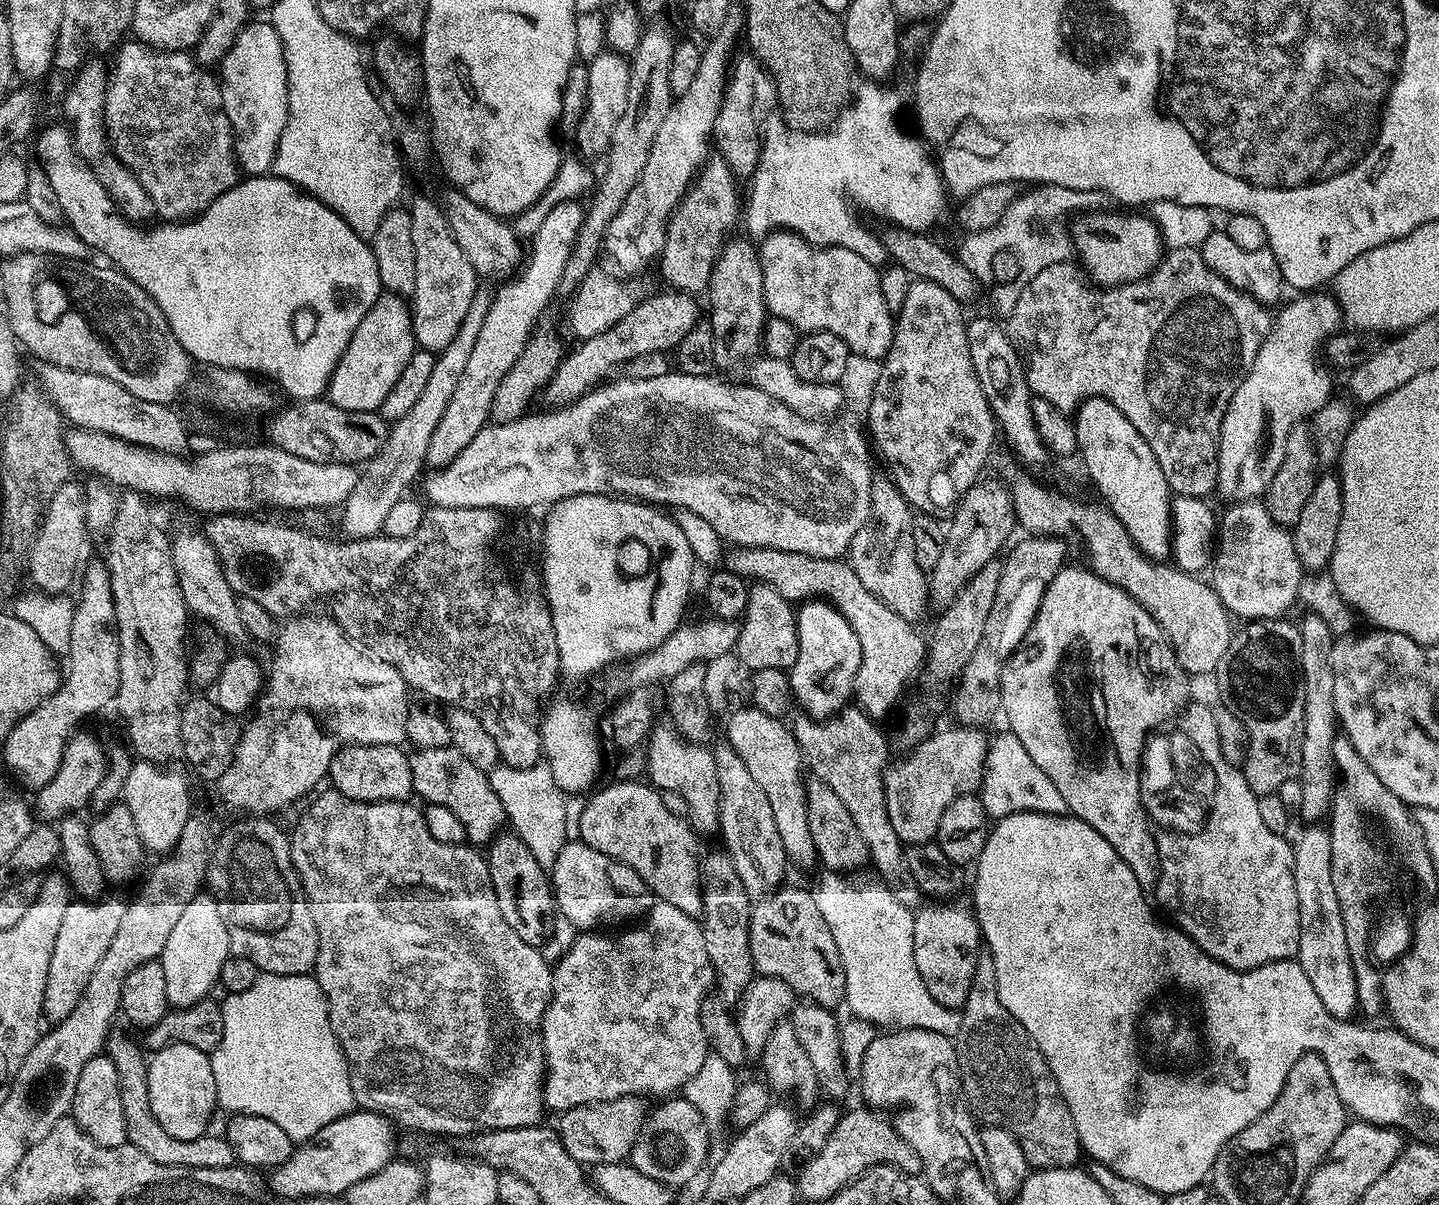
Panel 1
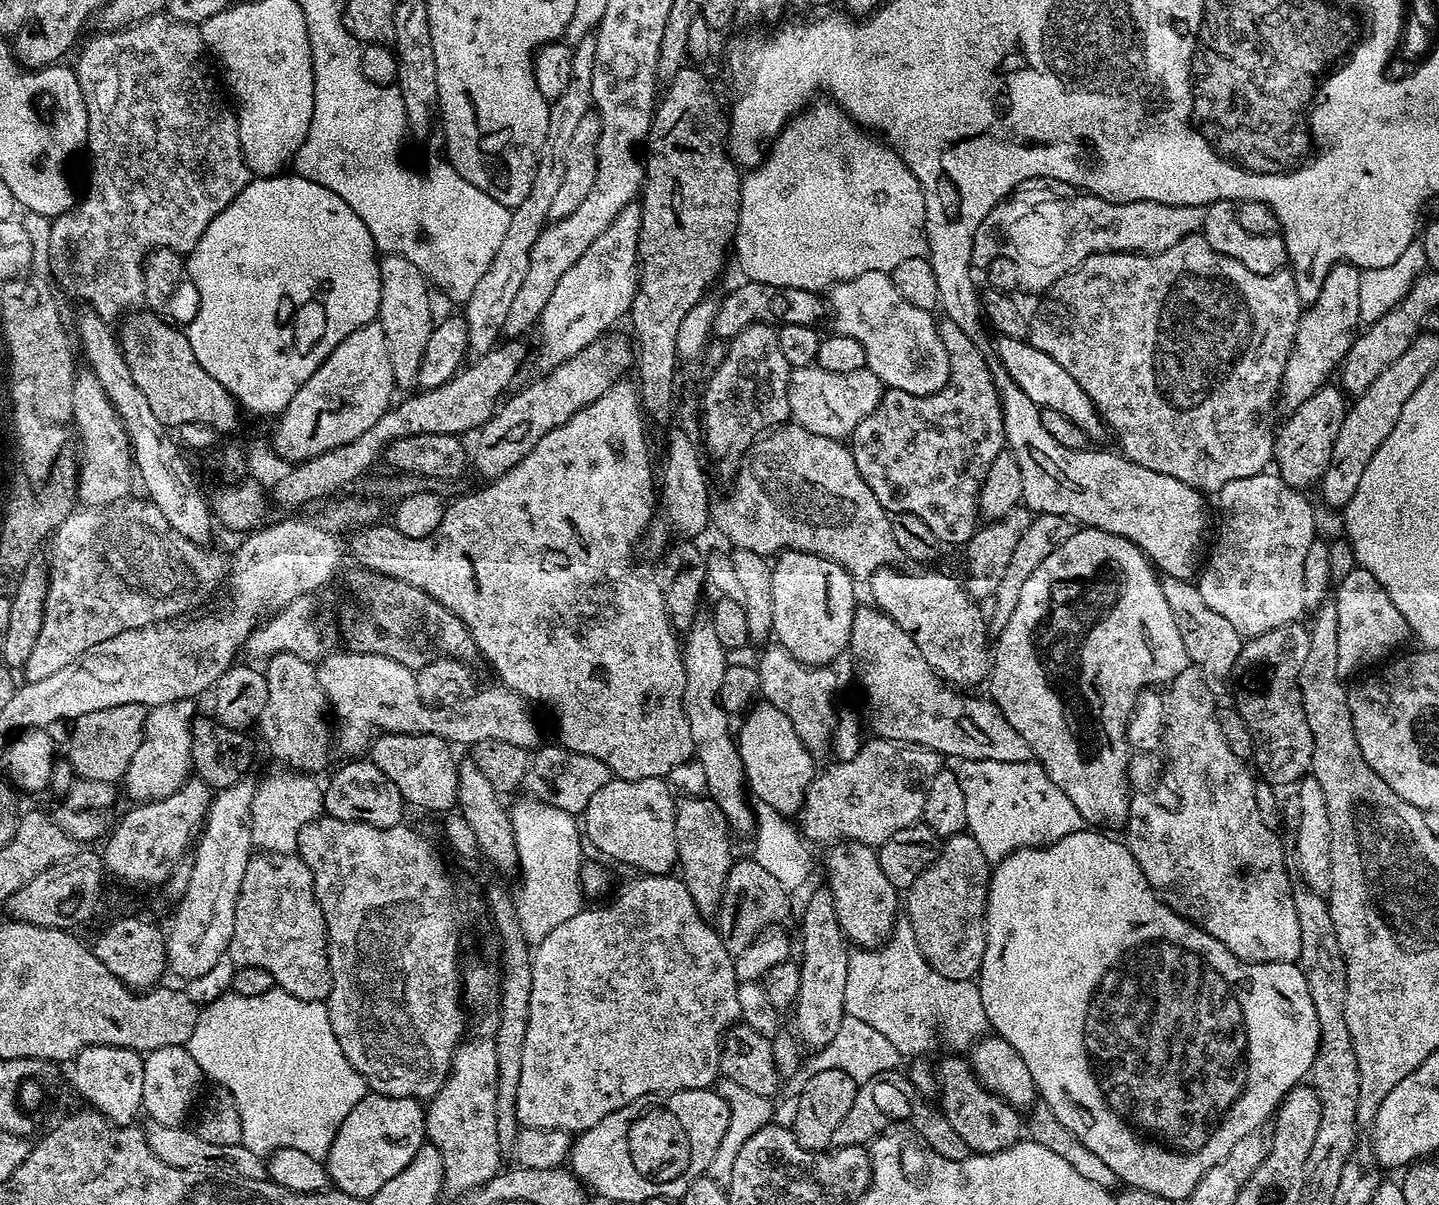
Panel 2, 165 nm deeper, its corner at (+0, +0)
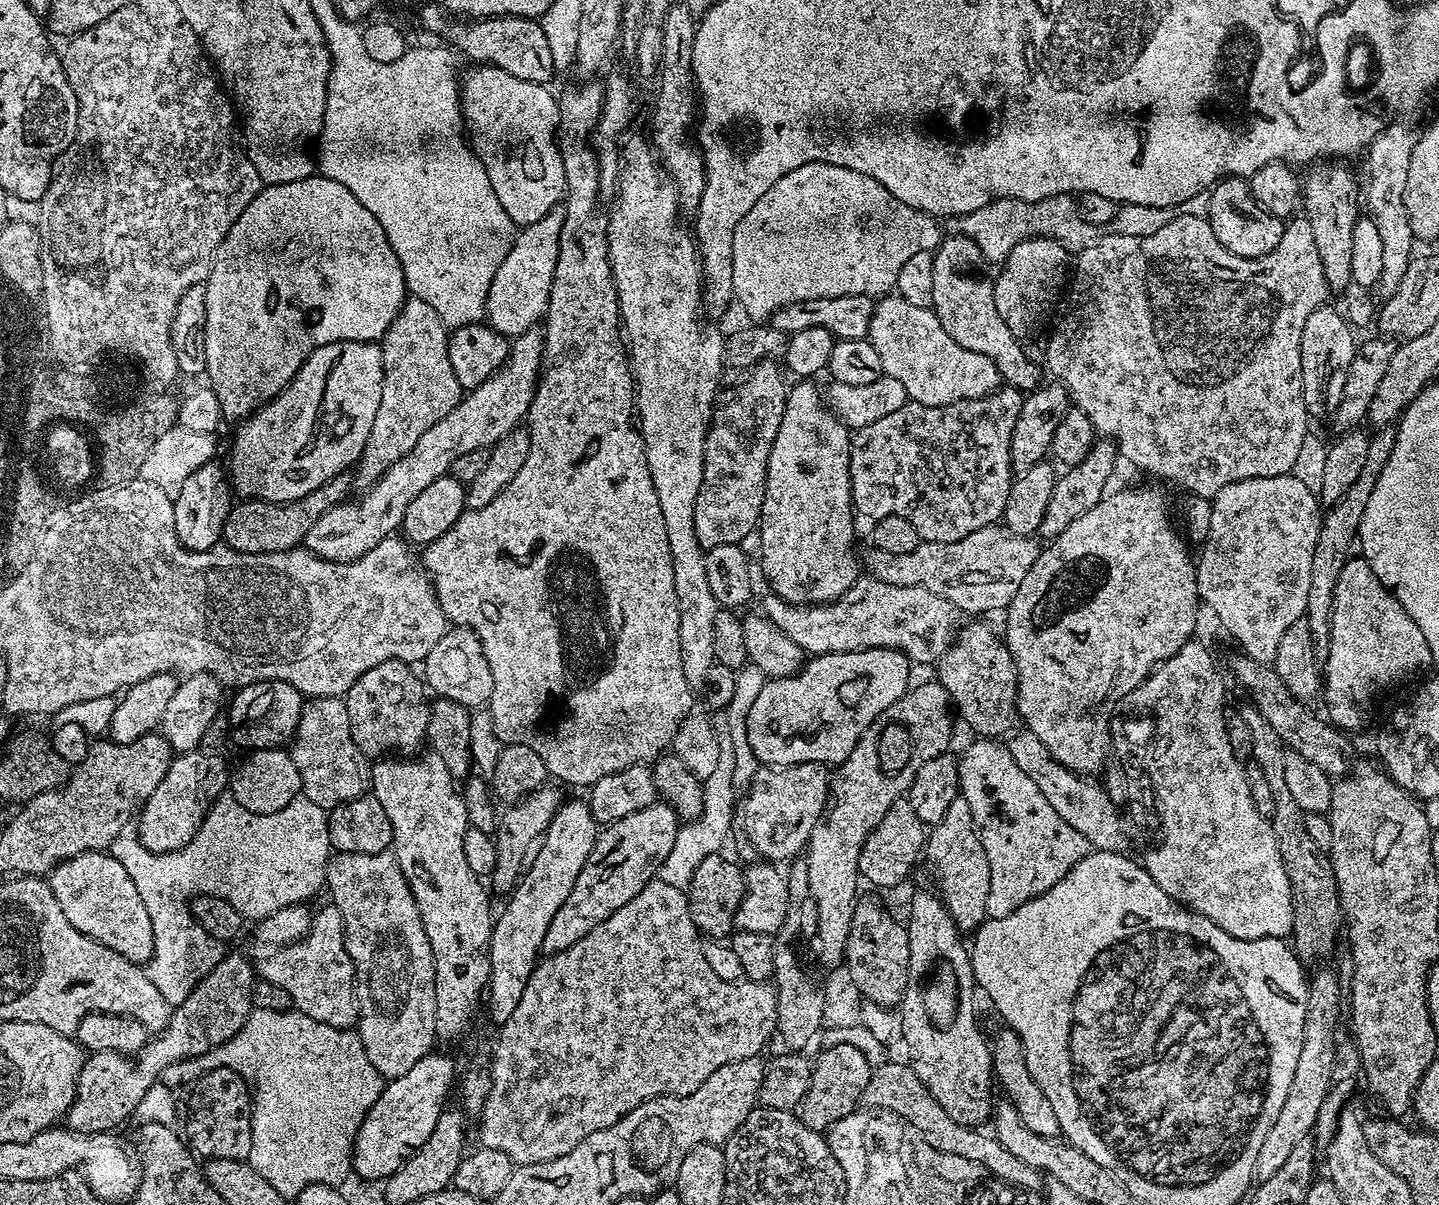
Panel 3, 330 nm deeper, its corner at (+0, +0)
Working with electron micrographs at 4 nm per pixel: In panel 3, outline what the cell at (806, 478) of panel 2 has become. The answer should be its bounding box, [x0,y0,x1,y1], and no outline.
[866,523,1041,613]

